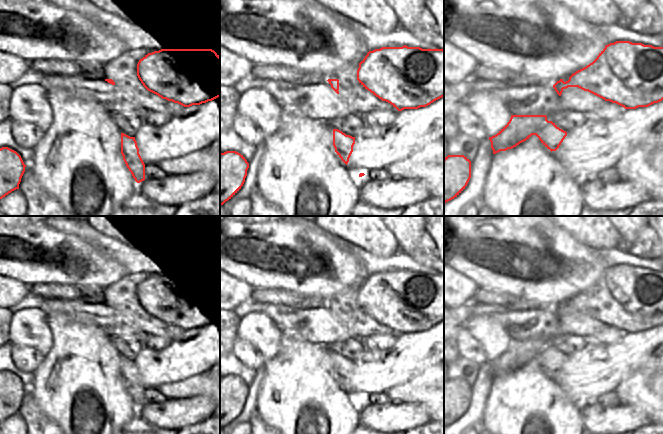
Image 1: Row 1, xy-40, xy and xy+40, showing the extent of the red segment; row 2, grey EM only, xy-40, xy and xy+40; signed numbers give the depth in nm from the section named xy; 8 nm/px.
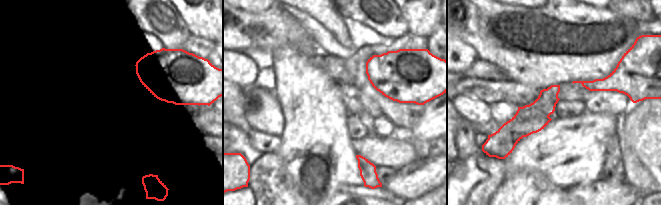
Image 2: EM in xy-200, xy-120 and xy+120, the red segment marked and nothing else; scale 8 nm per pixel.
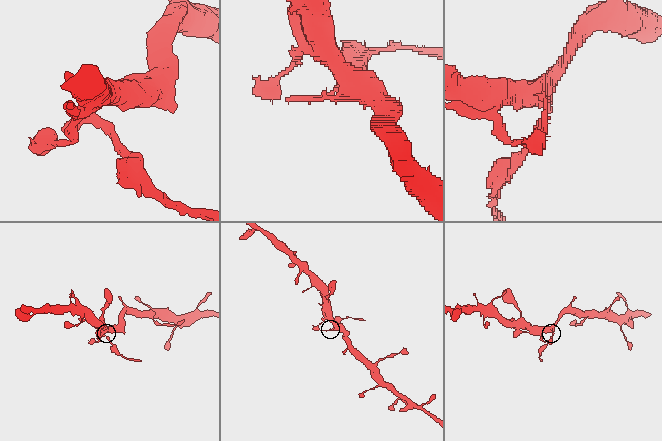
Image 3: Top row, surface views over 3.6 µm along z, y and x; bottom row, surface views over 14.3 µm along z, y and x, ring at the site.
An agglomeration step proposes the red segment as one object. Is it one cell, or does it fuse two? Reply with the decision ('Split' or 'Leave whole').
Split

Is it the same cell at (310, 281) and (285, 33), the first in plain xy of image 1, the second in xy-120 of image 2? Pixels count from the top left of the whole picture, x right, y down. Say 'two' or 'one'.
one

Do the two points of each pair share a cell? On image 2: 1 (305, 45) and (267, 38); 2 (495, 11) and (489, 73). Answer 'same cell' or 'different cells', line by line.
1: same cell
2: different cells

